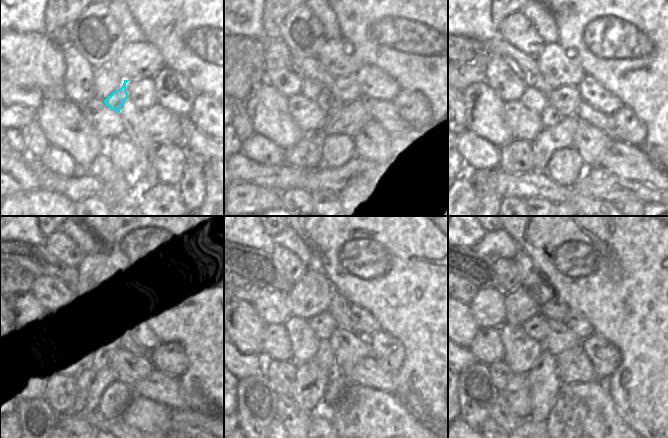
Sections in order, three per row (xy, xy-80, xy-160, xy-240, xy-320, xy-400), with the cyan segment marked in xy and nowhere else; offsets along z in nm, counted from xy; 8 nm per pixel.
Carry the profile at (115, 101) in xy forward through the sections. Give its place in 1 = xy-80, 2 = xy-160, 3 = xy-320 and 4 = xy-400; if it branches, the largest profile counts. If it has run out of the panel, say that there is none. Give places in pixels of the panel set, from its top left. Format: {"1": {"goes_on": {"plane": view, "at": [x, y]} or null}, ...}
{"1": {"goes_on": {"plane": "xy-80", "at": [330, 106]}}, "2": {"goes_on": {"plane": "xy-160", "at": [551, 117]}}, "3": {"goes_on": {"plane": "xy-320", "at": [325, 357]}}, "4": {"goes_on": {"plane": "xy-400", "at": [543, 379]}}}

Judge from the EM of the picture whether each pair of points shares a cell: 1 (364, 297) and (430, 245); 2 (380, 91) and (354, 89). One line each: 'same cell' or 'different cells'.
1: same cell
2: different cells

